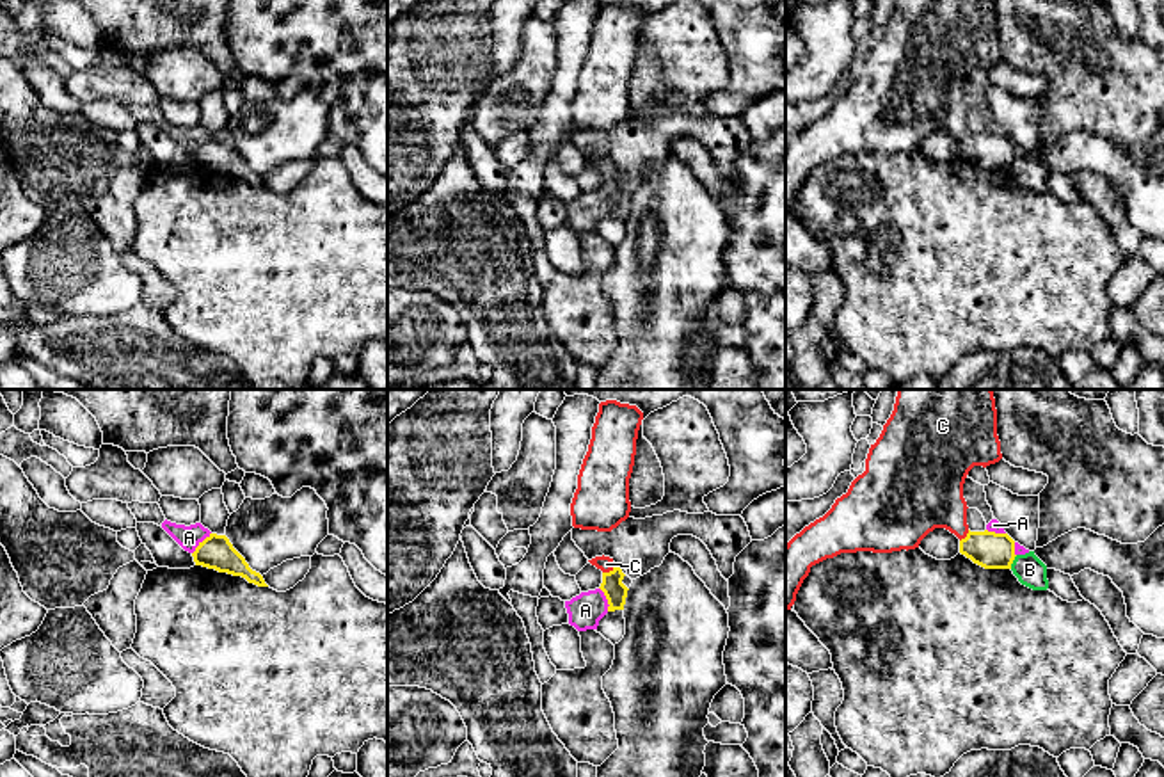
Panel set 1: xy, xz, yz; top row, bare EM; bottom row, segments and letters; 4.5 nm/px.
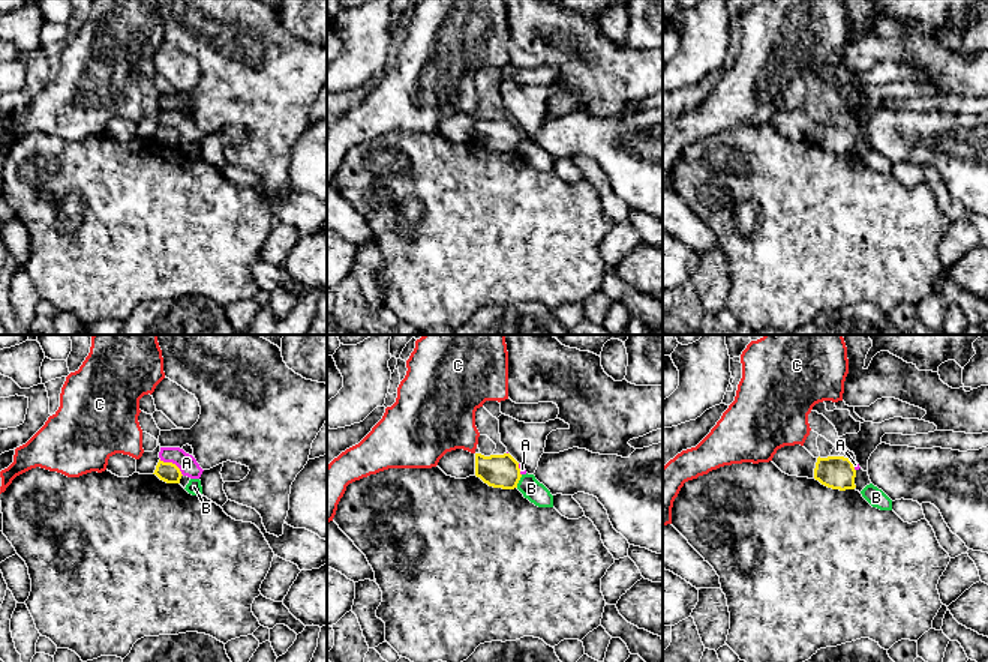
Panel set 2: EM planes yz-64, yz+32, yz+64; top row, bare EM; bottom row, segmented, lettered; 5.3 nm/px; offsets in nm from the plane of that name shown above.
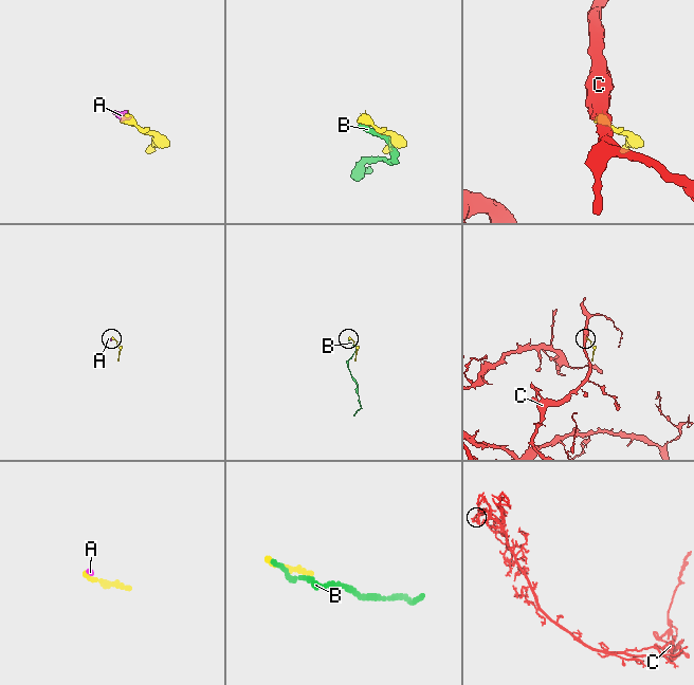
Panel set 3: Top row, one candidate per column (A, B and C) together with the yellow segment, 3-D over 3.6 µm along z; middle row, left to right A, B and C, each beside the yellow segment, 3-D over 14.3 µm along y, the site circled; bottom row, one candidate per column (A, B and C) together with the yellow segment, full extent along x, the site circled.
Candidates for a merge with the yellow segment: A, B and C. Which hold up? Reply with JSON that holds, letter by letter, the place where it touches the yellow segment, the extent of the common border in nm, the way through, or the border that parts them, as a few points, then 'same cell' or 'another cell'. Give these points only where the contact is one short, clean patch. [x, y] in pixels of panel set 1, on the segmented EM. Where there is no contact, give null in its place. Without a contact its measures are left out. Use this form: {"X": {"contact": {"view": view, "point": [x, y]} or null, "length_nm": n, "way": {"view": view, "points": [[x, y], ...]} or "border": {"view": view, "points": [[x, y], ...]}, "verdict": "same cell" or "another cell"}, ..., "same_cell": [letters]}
{"A": {"contact": {"view": "xy", "point": [201, 543]}, "length_nm": 130, "border": {"view": "xy", "points": [[210, 532], [192, 553]]}, "verdict": "another cell"}, "B": {"contact": {"view": "yz", "point": [1012, 562]}, "length_nm": 70, "verdict": "another cell"}, "C": {"contact": {"view": "xz", "point": [610, 571]}, "length_nm": 70, "way": {"view": "xz", "points": [[615, 591], [610, 571], [606, 564]]}, "verdict": "same cell"}, "same_cell": ["C"]}

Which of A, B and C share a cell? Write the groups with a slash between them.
A B / C

